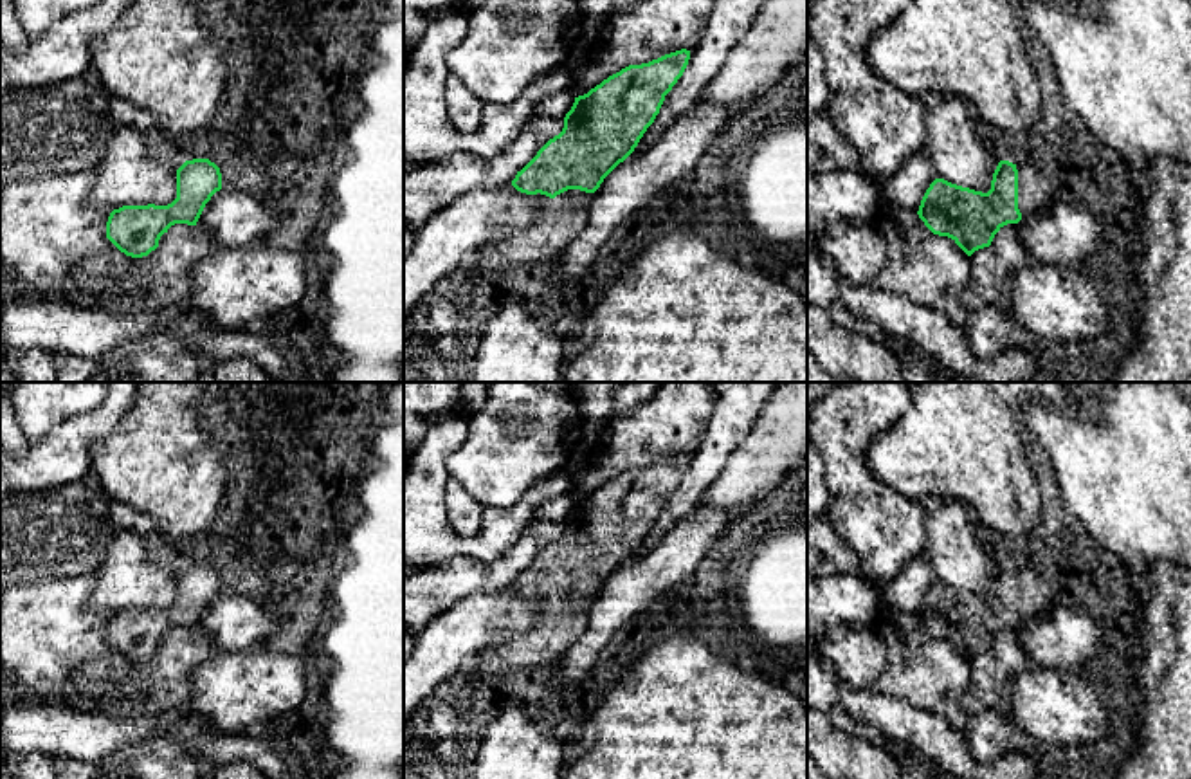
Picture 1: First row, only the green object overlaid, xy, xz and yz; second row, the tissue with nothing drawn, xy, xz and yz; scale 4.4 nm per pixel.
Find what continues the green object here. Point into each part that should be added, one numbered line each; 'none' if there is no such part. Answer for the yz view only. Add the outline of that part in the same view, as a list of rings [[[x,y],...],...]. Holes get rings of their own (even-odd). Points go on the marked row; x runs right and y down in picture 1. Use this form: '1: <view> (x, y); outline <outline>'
1: yz (1035, 192); outline [[[1016,164],[1018,170],[1018,209],[1022,220],[1034,213],[1049,213],[1059,202],[1054,197],[1052,184],[1031,164]],[[1020,220],[1020,222],[1022,222]]]

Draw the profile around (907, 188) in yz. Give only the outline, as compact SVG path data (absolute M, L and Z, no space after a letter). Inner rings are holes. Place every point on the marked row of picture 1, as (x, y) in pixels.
M921 146L881 188L881 197L892 206L917 213L926 189L935 179L939 175L932 166L930 151Z

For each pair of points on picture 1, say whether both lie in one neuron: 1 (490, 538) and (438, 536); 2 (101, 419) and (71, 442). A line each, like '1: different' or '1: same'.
1: same
2: same

